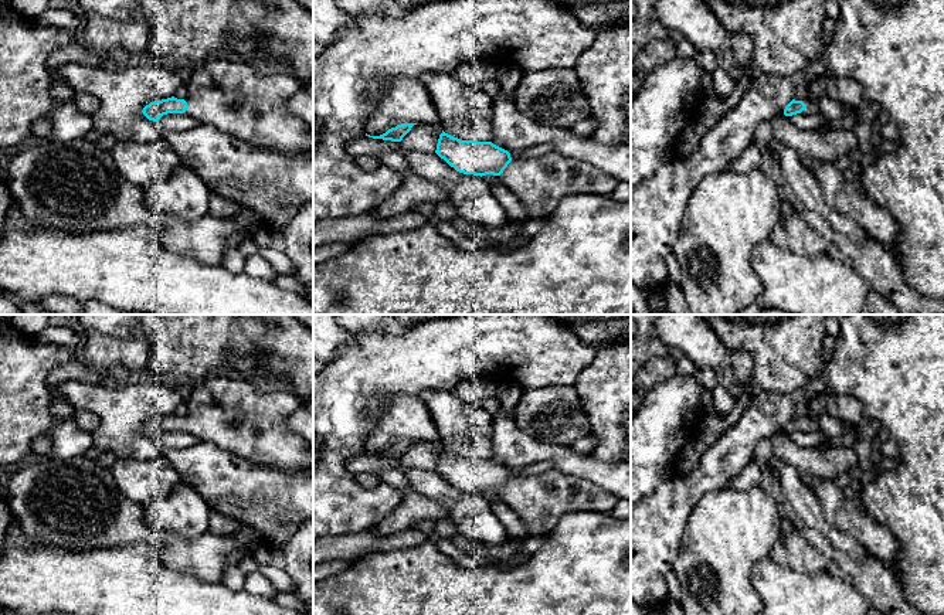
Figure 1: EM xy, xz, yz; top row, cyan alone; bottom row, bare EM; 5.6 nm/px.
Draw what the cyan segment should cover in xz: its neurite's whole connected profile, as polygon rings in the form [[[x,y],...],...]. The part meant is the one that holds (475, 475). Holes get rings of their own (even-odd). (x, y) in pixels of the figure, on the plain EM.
[[[442,448],[435,470],[451,485],[463,492],[500,493],[502,500],[523,521],[527,538],[543,537],[550,533],[558,519],[571,512],[608,513],[614,509],[618,497],[592,482],[566,475],[556,469],[547,469],[534,476],[513,478],[510,470],[492,459],[461,458]]]

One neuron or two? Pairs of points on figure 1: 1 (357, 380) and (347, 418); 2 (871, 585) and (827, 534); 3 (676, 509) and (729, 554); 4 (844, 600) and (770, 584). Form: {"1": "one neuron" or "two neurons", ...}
{"1": "one neuron", "2": "one neuron", "3": "two neurons", "4": "one neuron"}

